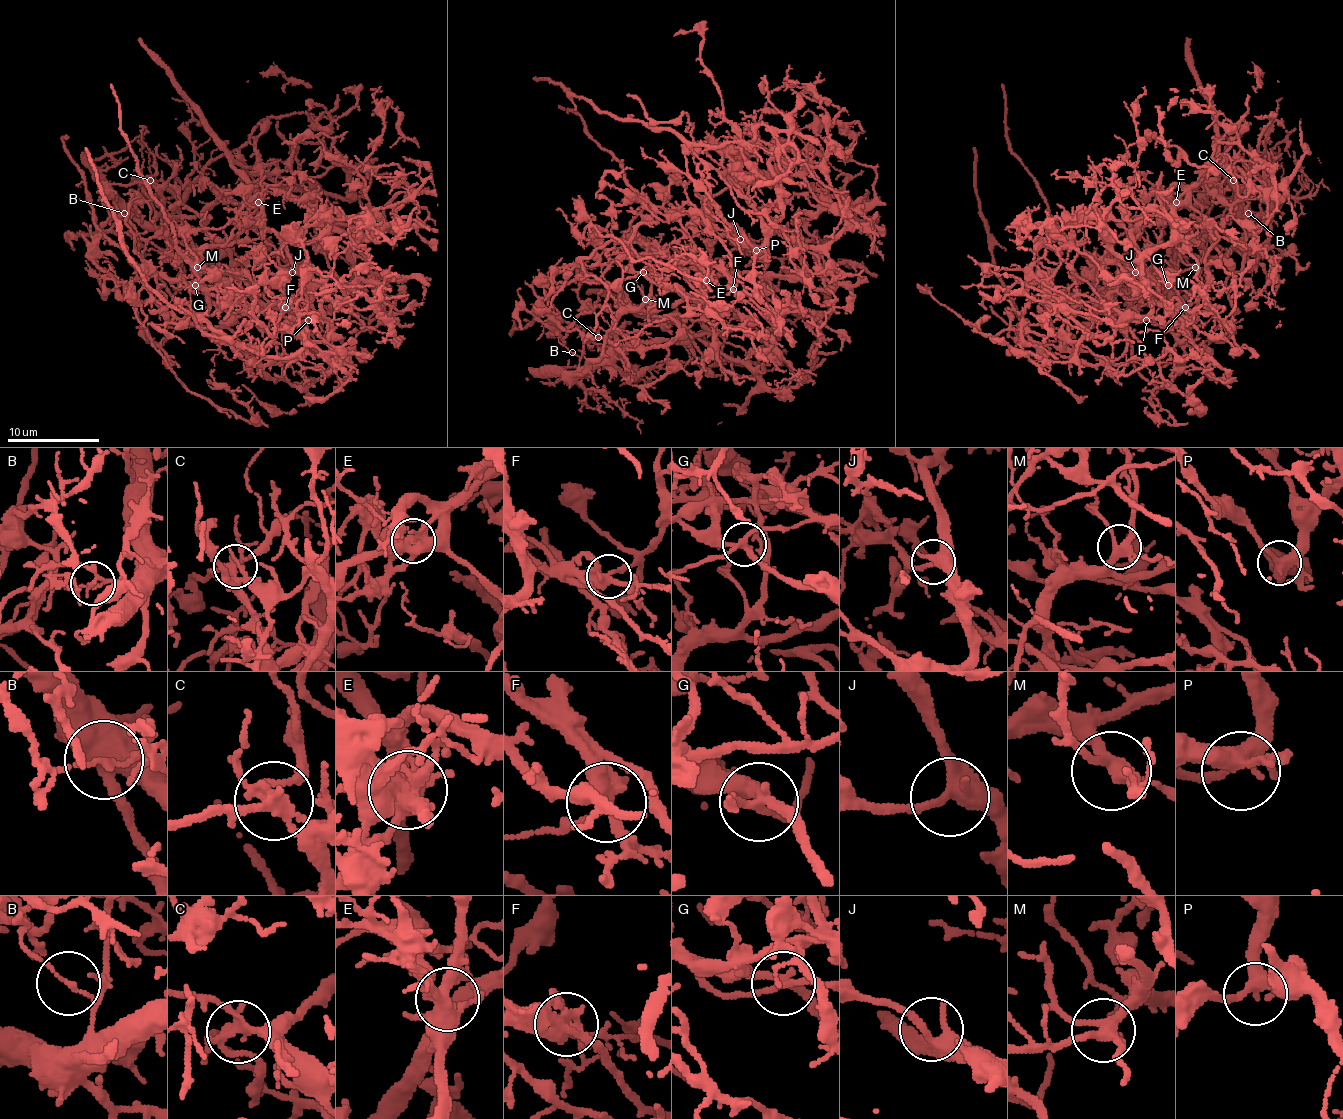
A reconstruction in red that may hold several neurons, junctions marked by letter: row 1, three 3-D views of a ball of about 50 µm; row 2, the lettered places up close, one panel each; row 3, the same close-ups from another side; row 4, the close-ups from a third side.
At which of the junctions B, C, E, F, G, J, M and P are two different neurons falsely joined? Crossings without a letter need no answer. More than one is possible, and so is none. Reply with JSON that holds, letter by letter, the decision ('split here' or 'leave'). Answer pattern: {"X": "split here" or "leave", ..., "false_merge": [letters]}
{"B": "split here", "C": "split here", "E": "split here", "F": "split here", "G": "split here", "J": "leave", "M": "leave", "P": "leave", "false_merge": ["B", "C", "E", "F", "G"]}

